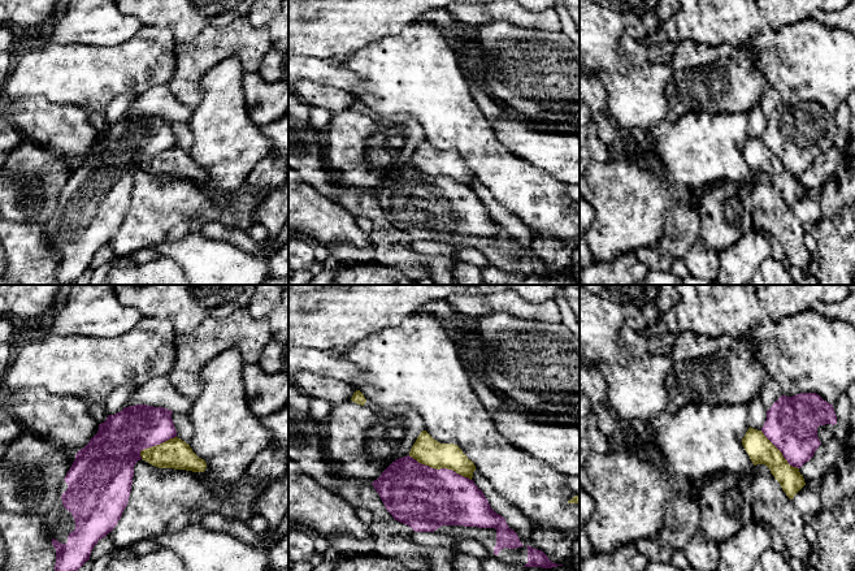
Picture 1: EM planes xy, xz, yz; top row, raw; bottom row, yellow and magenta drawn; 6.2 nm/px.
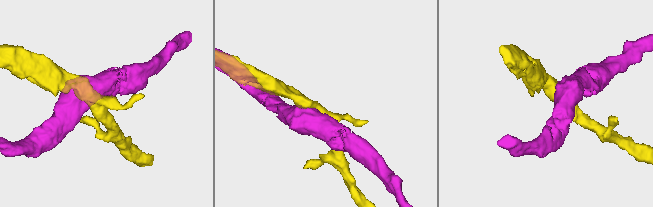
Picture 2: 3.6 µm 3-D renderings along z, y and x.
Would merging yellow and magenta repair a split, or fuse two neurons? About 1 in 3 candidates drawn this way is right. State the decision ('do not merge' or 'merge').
do not merge

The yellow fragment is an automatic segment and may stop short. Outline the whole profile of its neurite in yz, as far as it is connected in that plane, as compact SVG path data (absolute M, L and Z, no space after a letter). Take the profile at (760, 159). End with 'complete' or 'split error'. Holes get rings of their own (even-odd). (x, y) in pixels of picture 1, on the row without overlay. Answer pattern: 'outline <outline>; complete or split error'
outline M750 135L742 147L742 153L754 174L765 173L771 178L790 208L806 194L799 177L790 174L761 139Z; complete

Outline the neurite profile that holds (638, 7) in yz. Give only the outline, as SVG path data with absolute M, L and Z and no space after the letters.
M591 0L603 8L616 12L632 12L637 16L646 14L656 9L659 0Z

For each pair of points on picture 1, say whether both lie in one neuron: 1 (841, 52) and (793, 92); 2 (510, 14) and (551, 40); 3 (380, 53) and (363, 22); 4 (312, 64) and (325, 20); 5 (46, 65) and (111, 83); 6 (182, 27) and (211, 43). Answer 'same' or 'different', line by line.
1: same
2: different
3: different
4: different
5: same
6: different

